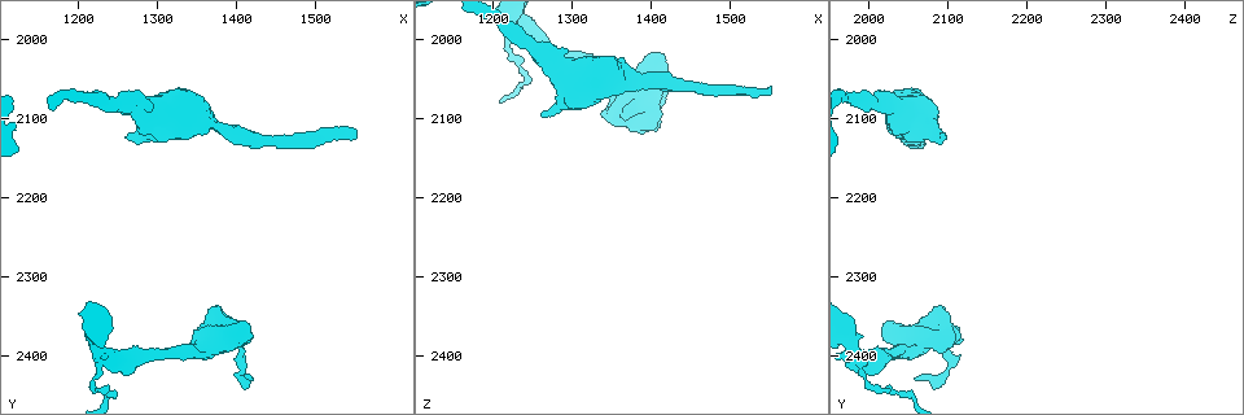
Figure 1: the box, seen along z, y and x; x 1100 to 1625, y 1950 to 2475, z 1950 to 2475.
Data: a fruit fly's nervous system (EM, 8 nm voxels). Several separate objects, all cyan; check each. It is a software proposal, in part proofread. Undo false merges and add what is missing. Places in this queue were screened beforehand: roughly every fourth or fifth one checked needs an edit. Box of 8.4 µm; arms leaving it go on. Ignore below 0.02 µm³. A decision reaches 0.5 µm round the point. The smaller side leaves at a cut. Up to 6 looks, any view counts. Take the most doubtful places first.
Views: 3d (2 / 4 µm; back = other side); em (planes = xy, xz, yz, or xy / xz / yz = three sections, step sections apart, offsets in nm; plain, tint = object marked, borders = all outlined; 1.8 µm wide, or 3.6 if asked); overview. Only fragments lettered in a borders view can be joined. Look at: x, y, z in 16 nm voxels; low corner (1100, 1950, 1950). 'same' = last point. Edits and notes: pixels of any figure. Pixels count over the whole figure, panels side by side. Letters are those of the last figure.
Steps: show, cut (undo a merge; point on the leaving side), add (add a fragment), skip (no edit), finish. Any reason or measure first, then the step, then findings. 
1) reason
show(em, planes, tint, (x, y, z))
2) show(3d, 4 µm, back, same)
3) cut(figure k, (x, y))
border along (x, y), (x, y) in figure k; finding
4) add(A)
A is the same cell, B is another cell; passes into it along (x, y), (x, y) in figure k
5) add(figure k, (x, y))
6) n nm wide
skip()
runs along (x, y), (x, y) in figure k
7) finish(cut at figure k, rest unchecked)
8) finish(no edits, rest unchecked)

an open end
show(3d, 4 µm, (1550, 2125, 2065))

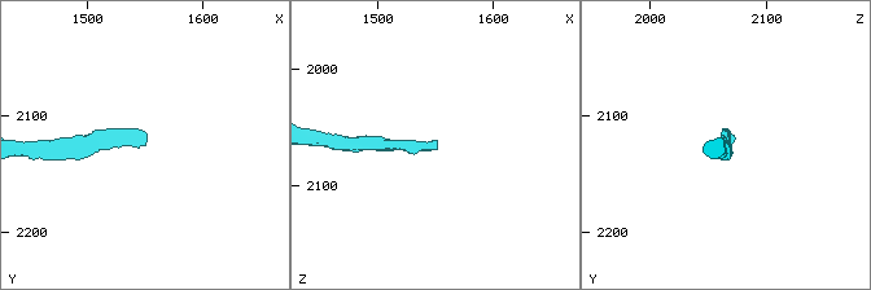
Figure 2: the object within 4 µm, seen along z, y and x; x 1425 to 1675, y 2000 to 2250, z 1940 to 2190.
show(em, xy, step 4, tint, (1552, 2122, 2064))

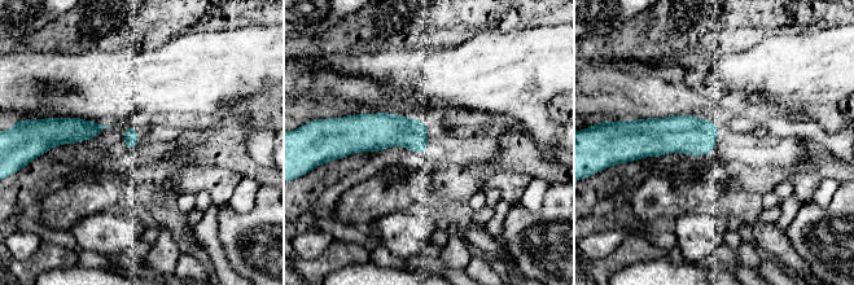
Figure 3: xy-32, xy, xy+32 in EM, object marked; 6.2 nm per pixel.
show(em, xy, step 4, borders, same)

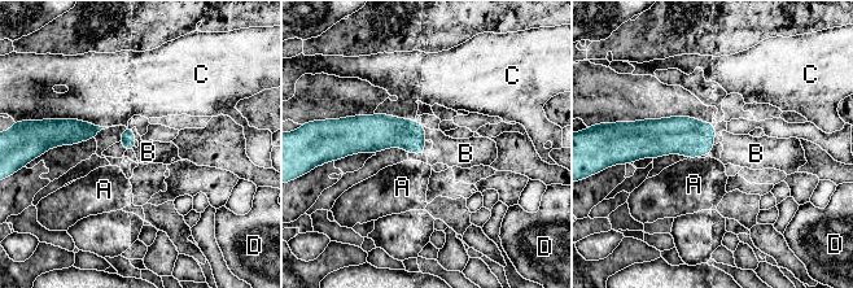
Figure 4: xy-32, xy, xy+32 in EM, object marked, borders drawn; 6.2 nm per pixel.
add(B)
B is the same cell, A, C and D are other cells; the neuron continues

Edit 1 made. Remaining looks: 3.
stops while still wide
show(em, planes, borders, (1260, 2130, 2095))

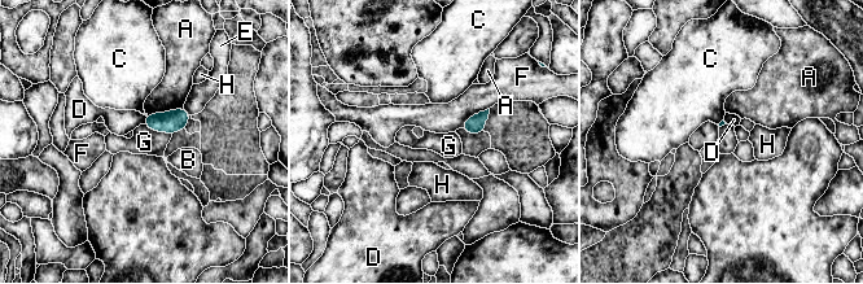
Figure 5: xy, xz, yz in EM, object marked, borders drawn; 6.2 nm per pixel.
skip()
A, B, C, D, E, F, G and H are other cells; border along (144, 123), (152, 130), (171, 135) in figure 5; no lettered fragment goes on from it

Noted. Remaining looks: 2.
finish(add at figure 4, rest unchecked)

